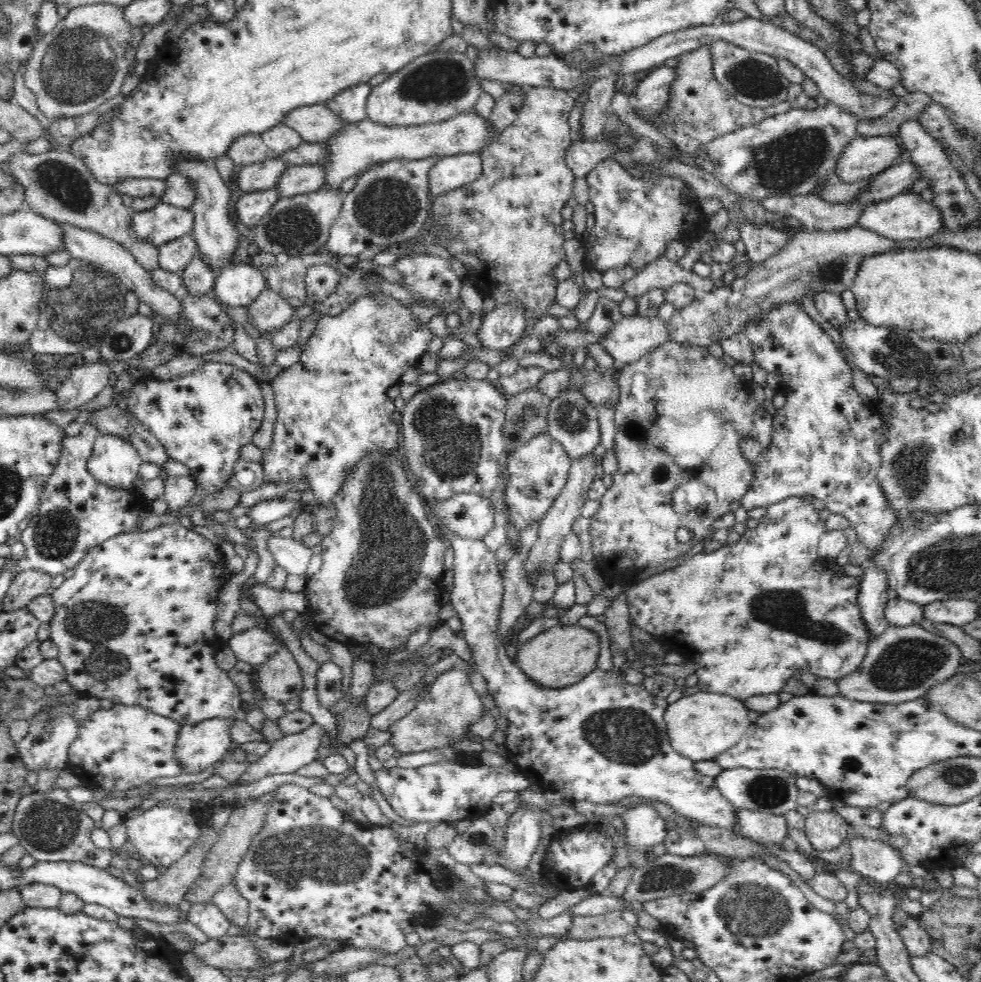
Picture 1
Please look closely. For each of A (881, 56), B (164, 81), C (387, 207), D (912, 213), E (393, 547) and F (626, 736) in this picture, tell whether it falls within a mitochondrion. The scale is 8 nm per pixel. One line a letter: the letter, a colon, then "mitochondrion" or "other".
A: other
B: other
C: mitochondrion
D: other
E: mitochondrion
F: mitochondrion

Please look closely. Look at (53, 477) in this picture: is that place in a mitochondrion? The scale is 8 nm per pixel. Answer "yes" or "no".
no

